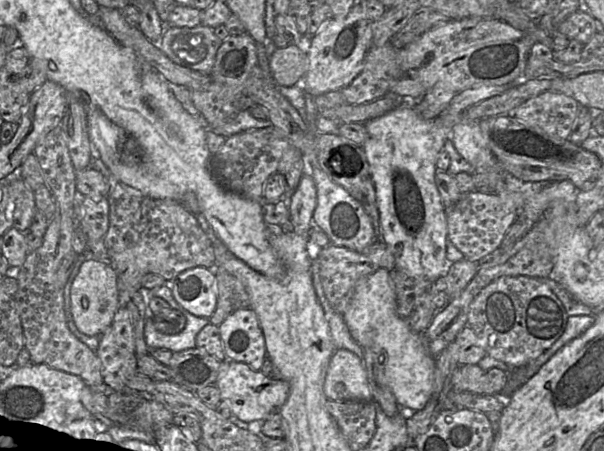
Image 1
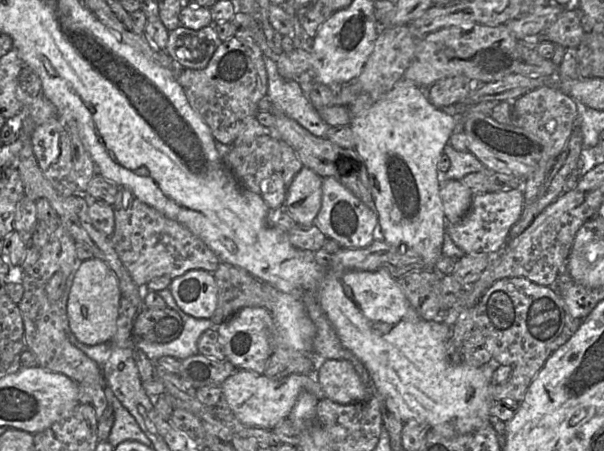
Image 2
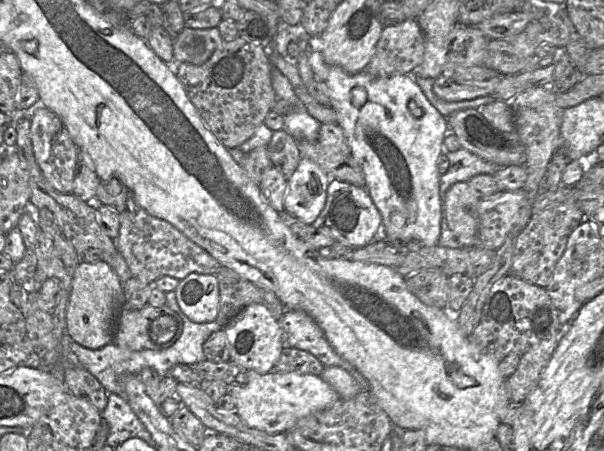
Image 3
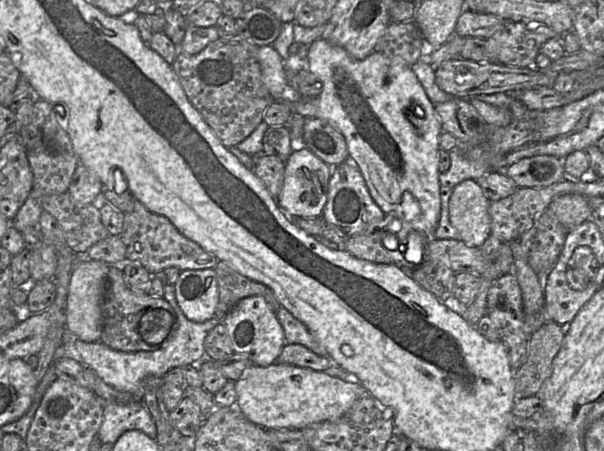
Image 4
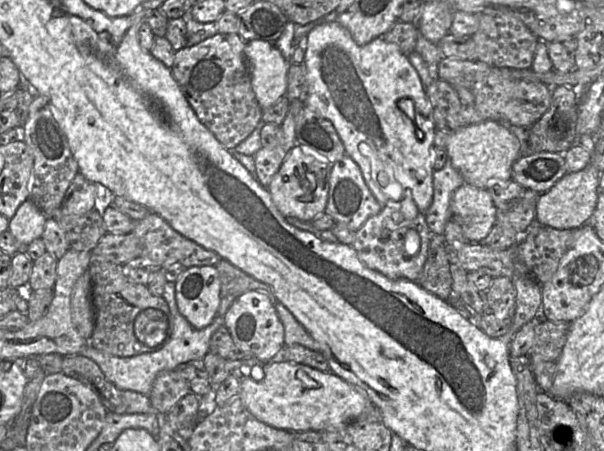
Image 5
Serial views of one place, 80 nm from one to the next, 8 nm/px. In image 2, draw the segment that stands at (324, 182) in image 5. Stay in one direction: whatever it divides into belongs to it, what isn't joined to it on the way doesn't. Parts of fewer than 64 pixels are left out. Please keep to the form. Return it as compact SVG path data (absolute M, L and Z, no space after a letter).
M303 167L286 191L284 206L299 226L314 224L322 204L322 178Z

